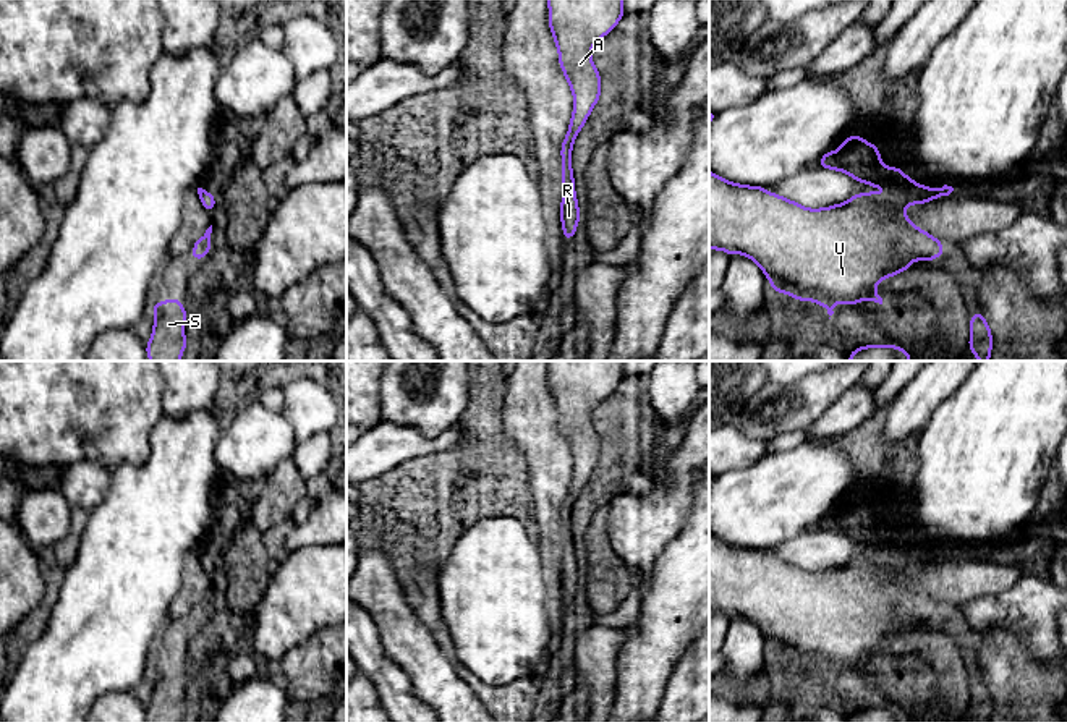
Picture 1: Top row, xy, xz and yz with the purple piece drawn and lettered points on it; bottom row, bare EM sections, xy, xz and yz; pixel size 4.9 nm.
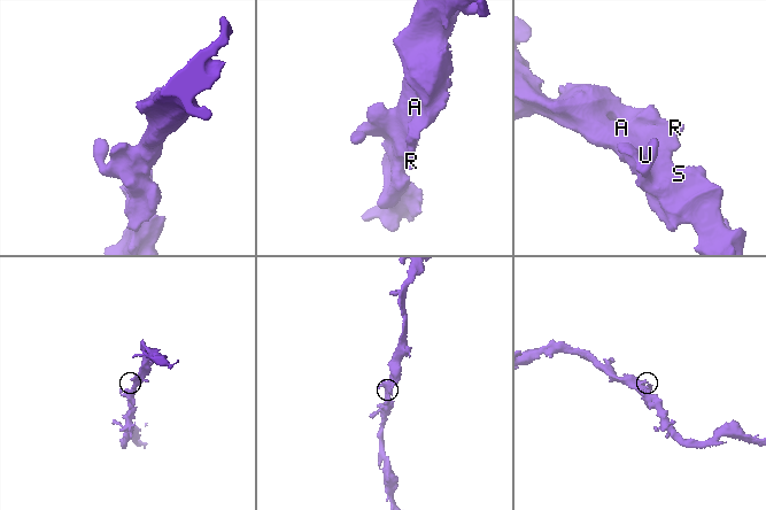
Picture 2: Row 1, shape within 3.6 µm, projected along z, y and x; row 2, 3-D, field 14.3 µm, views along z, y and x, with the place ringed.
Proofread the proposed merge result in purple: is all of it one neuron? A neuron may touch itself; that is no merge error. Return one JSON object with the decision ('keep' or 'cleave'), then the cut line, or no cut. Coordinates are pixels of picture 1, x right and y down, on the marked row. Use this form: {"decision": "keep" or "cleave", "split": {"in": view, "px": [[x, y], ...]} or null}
{"decision": "keep", "split": null}

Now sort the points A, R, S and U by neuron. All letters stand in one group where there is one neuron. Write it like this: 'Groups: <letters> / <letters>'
Groups: A R S U

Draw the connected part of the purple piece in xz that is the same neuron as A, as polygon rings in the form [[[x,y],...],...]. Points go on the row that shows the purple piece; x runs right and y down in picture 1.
[[[547,0],[549,28],[559,49],[560,68],[570,84],[575,105],[568,133],[562,141],[562,206],[563,241],[576,233],[580,209],[572,172],[575,138],[601,96],[601,74],[591,60],[591,47],[607,36],[623,18],[623,0]]]

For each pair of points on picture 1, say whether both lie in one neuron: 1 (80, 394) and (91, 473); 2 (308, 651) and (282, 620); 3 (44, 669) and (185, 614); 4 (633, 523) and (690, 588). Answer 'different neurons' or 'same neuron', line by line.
1: different neurons
2: different neurons
3: different neurons
4: different neurons

